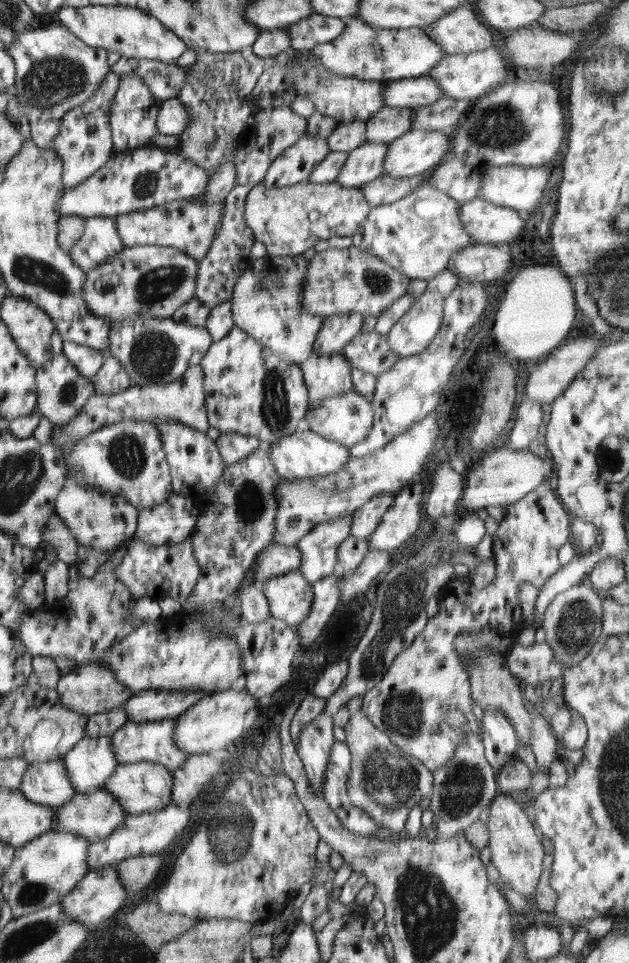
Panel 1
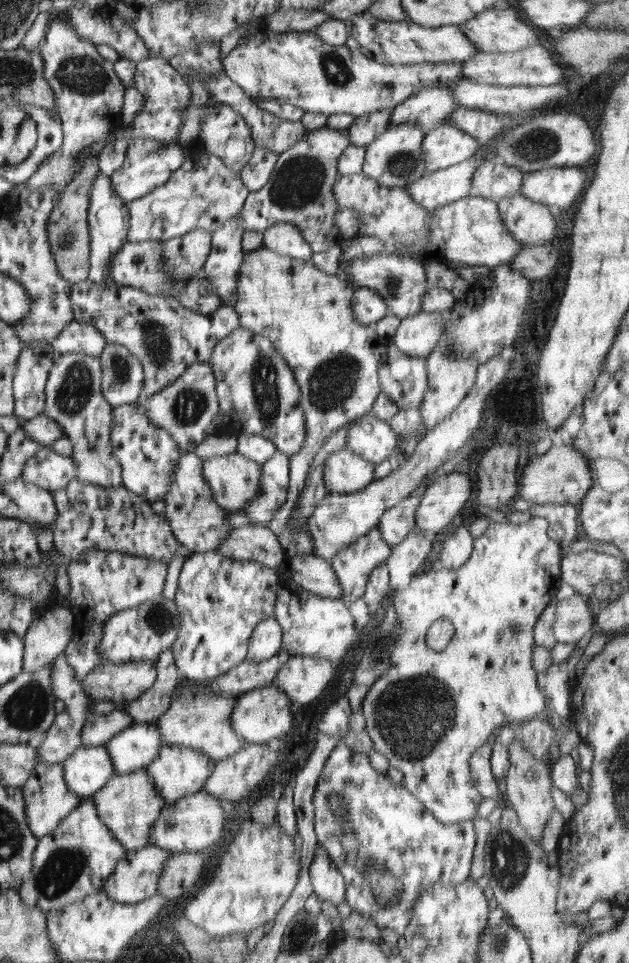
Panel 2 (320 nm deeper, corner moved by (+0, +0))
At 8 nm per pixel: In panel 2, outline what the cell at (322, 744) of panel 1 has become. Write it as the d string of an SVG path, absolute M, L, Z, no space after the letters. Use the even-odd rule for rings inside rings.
M321 844L316 845L314 859L310 865L309 875L315 892L320 900L334 905L345 900L345 882L336 864L330 861L326 849Z

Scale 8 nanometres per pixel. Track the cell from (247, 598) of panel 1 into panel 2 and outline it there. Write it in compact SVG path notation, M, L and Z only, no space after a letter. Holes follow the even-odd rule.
M274 617L259 622L248 643L247 659L253 663L253 666L264 660L272 659L272 656L282 648L282 641L283 630Z

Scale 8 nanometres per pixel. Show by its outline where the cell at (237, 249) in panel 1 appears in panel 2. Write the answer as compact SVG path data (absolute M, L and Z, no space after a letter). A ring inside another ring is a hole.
M324 126L308 130L294 146L279 154L270 180L260 190L249 192L243 203L242 236L248 231L264 234L273 223L290 222L297 226L314 253L341 244L343 235L334 223L334 213L338 206L332 189L340 175L337 172L340 155L350 144L348 129Z

